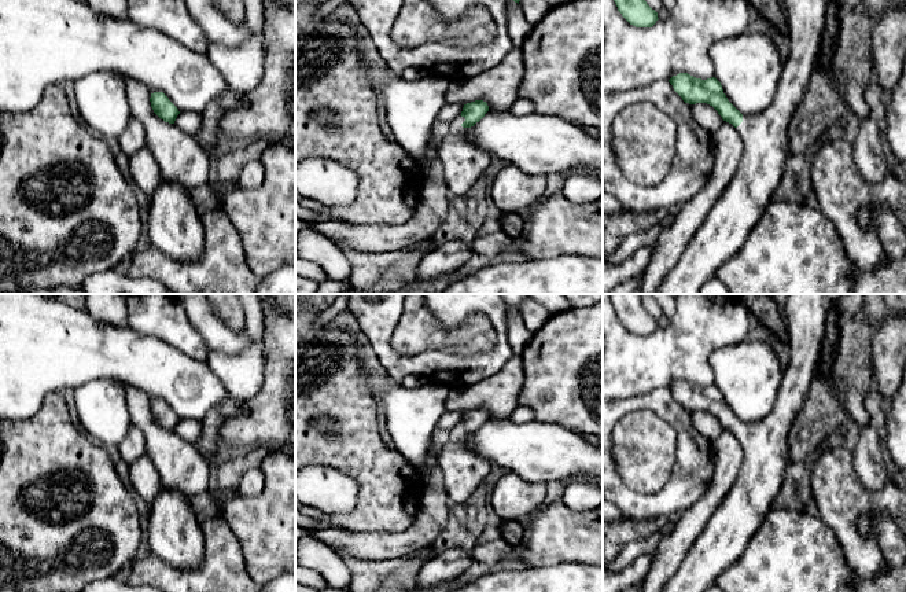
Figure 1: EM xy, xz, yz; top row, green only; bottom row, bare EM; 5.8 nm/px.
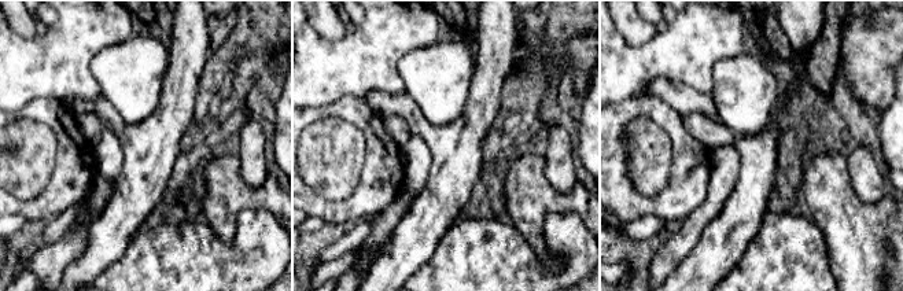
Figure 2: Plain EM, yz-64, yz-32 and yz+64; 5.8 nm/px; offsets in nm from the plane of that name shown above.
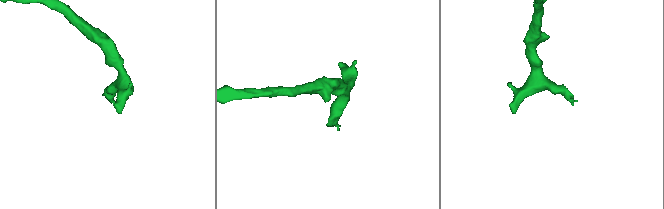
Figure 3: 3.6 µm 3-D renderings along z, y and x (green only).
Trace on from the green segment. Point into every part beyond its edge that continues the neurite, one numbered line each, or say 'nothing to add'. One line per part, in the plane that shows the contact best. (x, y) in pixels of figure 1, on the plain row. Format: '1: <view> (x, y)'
1: xz (463, 470)

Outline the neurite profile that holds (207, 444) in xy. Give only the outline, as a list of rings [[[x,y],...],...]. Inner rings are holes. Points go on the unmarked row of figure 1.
[[[213,408],[202,420],[202,431],[194,445],[207,462],[224,452],[218,440],[218,431],[222,424],[224,418],[218,408]]]

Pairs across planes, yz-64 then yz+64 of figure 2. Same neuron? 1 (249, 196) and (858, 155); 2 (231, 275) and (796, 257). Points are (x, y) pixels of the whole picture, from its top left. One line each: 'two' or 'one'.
1: two
2: one

